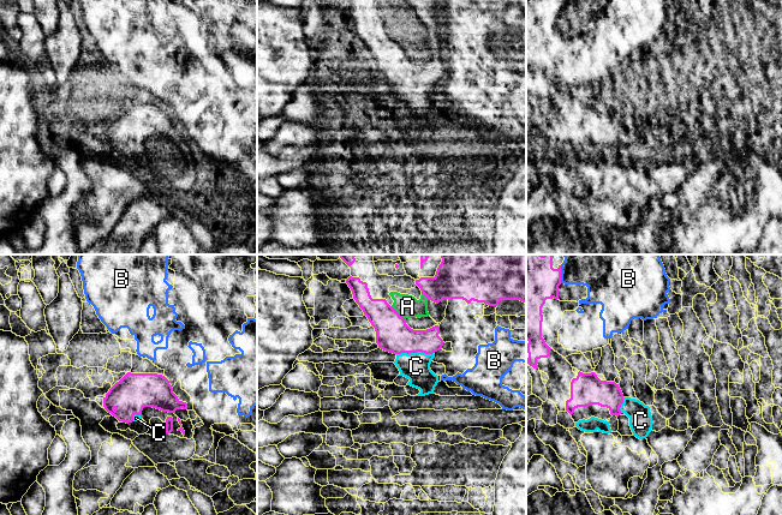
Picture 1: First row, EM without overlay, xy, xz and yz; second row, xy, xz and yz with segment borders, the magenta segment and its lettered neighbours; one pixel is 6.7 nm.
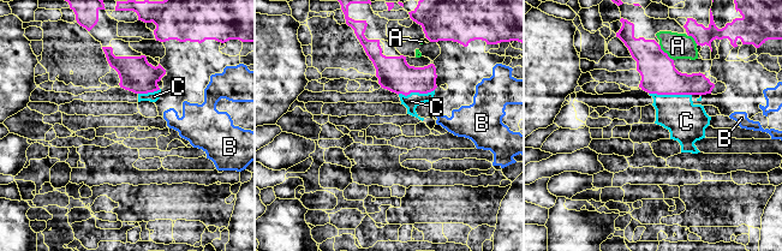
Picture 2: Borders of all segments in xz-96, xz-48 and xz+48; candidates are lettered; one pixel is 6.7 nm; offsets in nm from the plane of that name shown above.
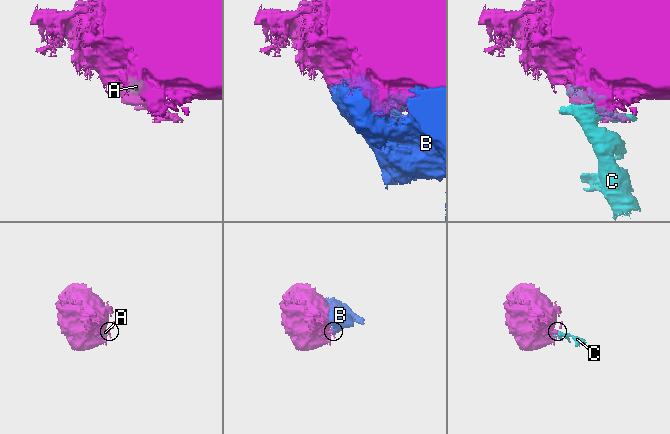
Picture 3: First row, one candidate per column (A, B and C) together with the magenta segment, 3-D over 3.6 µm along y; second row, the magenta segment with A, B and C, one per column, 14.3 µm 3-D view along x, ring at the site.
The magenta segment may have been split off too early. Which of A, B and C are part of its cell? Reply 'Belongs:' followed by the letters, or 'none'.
Belongs: B

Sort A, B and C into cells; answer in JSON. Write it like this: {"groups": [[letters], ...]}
{"groups": [["A", "C"], ["B"]]}

